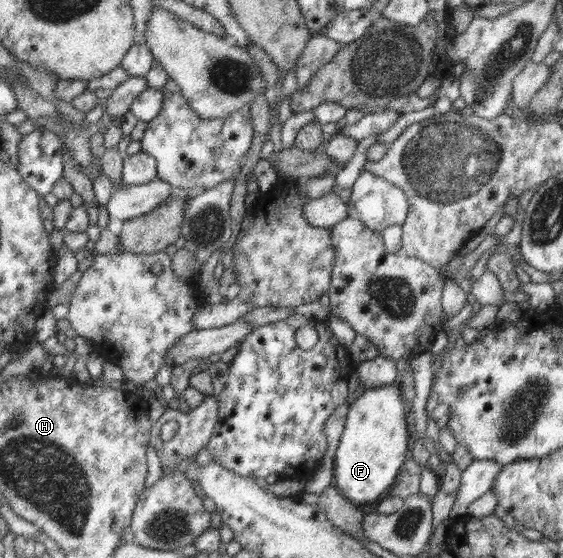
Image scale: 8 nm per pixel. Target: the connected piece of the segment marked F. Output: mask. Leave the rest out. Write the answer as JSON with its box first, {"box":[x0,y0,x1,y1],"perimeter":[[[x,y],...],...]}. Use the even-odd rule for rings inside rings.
{"box":[333,383,412,505],"perimeter":[[[397,383],[365,389],[350,403],[333,472],[336,488],[356,505],[373,502],[381,494],[387,494],[402,464],[410,457],[407,441],[412,430],[408,405]]]}

